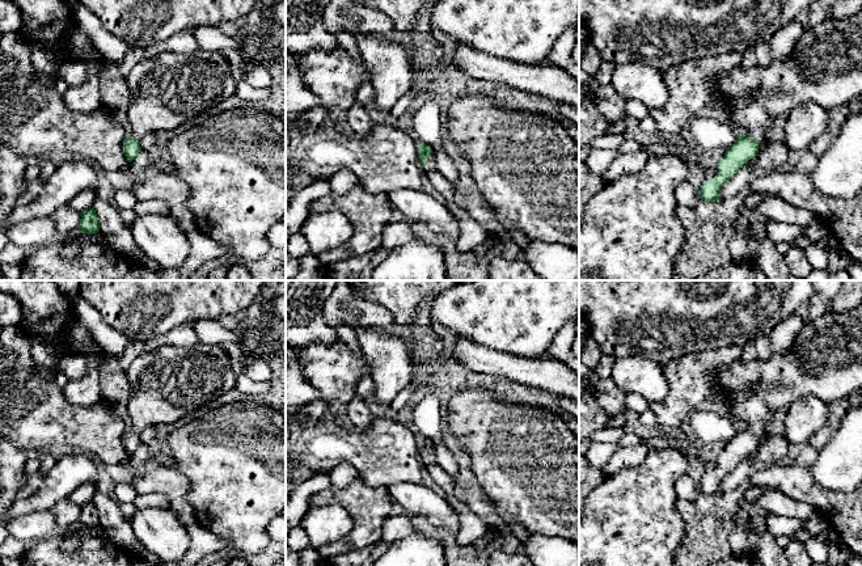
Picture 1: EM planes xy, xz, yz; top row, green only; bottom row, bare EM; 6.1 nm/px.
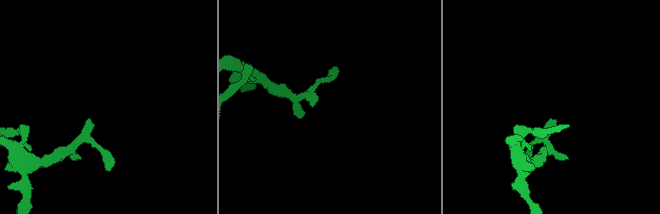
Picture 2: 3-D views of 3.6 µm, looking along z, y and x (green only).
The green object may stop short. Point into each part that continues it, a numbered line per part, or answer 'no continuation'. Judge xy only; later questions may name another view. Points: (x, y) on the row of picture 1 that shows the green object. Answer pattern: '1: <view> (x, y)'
1: xy (167, 91)

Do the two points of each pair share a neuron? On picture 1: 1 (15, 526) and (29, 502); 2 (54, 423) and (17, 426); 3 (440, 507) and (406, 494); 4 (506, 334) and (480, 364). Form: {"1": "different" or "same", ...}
{"1": "different", "2": "same", "3": "same", "4": "different"}

